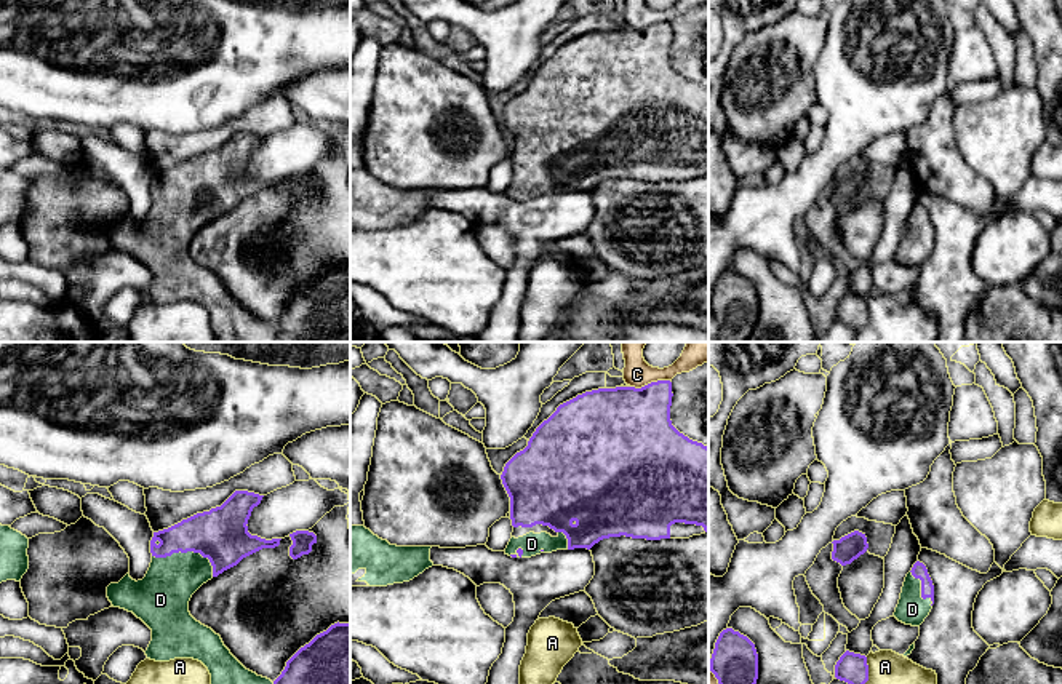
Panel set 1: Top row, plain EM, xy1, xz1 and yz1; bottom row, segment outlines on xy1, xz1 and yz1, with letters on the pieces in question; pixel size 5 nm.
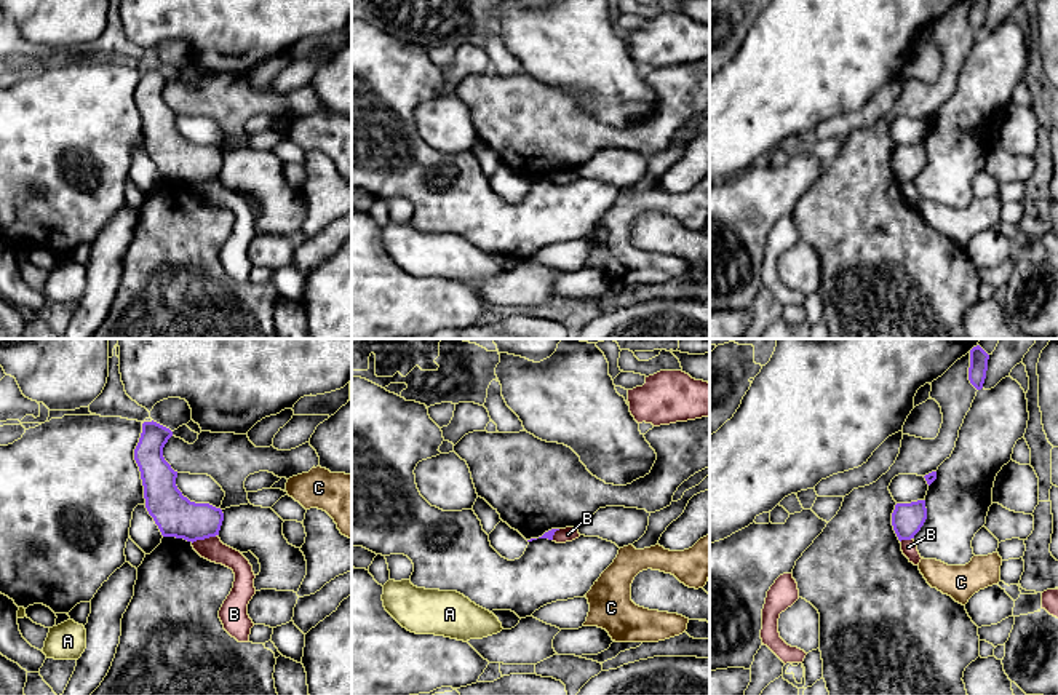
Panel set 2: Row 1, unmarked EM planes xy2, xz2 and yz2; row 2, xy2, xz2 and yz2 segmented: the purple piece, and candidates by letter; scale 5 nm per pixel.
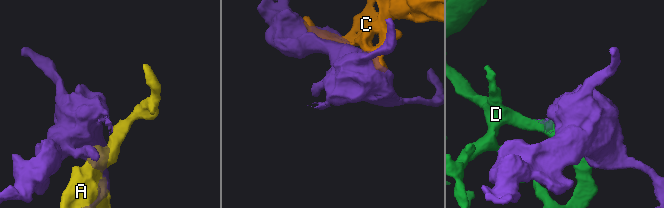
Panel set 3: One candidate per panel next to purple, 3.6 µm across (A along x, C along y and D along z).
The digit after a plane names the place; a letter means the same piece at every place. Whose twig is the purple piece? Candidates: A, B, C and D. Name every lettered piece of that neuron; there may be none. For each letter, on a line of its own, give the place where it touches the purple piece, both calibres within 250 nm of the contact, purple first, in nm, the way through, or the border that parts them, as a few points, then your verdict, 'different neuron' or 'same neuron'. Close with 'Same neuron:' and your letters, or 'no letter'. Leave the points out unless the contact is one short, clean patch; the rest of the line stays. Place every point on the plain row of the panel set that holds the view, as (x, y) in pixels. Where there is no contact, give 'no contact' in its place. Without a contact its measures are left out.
A: meets purple in yz1 at (867, 315); 150 nm thick on the purple side, 380 nm on the other; border along yz1 (867, 299), (867, 322), (858, 331); different neuron
B: meets purple in xy2 at (203, 181); 200 nm thick on the purple side, 120 nm on the other; border along xy2 (216, 176), (197, 181), (192, 186); different neuron
C: meets purple in xz1 at (651, 24); 400 nm thick on the purple side, 140 nm on the other; different neuron
D: meets purple in xy1 at (189, 192); 280 nm thick on the purple side, 260 nm on the other; same neuron
Same neuron: D

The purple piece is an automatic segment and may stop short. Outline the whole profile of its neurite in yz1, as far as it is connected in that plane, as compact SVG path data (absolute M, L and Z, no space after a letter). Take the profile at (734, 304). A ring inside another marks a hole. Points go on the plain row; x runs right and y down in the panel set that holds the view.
M733 270L723 272L715 284L710 313L720 326L717 342L745 342L758 321L755 286Z

